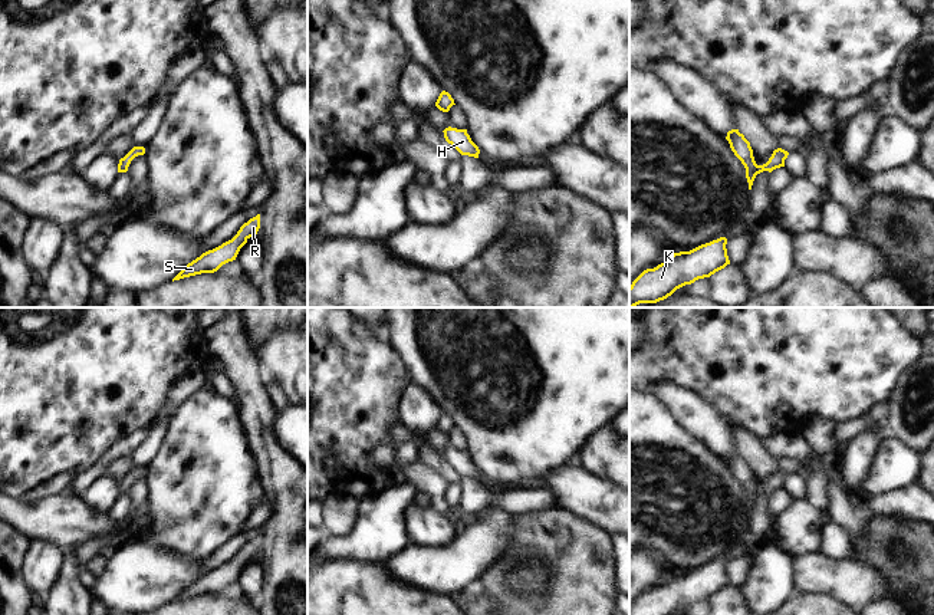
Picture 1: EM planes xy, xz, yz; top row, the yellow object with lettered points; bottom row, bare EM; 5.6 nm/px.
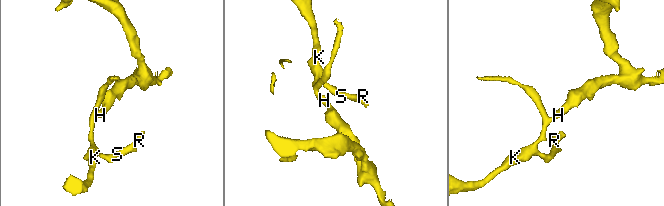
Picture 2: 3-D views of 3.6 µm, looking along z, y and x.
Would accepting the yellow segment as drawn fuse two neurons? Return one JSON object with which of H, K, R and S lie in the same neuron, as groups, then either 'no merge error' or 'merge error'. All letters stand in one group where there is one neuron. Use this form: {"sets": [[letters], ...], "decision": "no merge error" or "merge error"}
{"sets": [["H", "K", "R", "S"]], "decision": "no merge error"}

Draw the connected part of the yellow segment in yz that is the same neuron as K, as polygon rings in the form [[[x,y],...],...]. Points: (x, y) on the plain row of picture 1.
[[[720,559],[690,573],[674,575],[657,589],[644,592],[629,608],[629,615],[674,615],[710,599],[730,586],[726,566],[727,560]]]

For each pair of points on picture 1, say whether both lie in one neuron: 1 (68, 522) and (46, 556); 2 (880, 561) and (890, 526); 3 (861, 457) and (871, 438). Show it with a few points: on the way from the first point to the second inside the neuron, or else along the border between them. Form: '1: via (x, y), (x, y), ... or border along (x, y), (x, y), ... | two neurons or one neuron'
1: border along (30, 540), (45, 540), (61, 549) | two neurons
2: via (882, 552), (890, 543), (890, 535) | one neuron
3: via (861, 453), (867, 443) | one neuron

